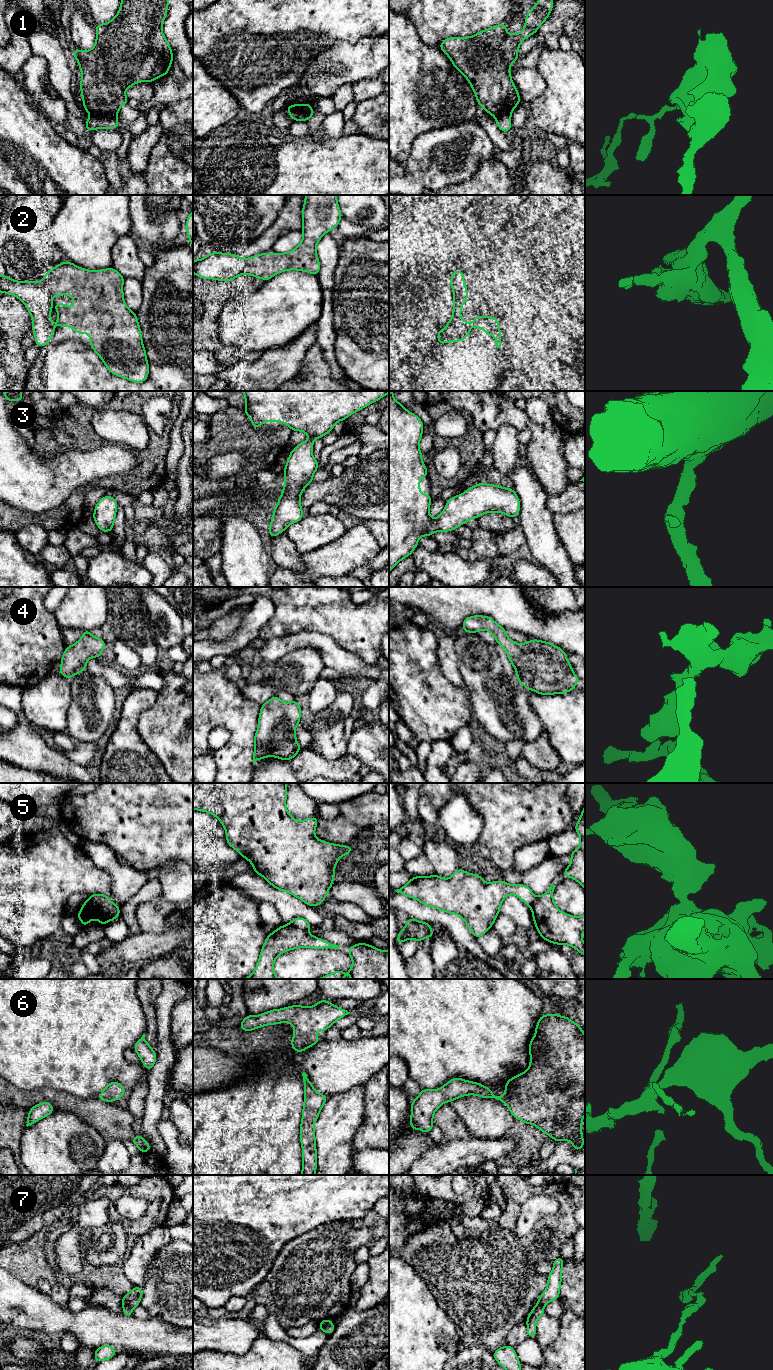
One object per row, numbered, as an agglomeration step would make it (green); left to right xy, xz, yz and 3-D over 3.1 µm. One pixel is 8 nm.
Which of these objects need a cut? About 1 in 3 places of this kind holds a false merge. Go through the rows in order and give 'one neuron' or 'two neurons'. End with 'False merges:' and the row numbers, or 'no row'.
1: two neurons
2: two neurons
3: one neuron
4: one neuron
5: two neurons
6: one neuron
7: two neurons
False merges: 1, 2, 5, 7

